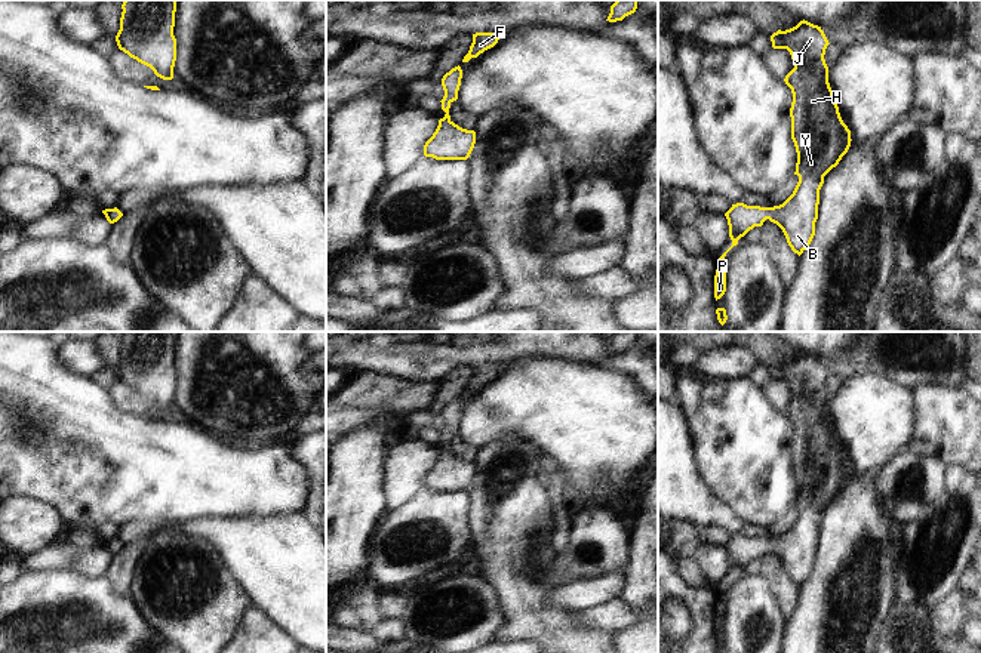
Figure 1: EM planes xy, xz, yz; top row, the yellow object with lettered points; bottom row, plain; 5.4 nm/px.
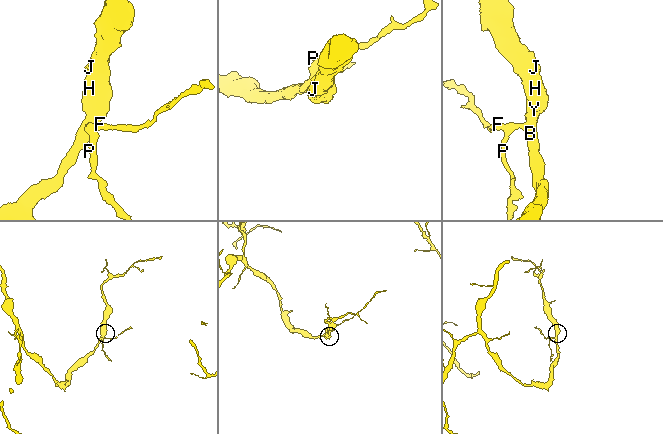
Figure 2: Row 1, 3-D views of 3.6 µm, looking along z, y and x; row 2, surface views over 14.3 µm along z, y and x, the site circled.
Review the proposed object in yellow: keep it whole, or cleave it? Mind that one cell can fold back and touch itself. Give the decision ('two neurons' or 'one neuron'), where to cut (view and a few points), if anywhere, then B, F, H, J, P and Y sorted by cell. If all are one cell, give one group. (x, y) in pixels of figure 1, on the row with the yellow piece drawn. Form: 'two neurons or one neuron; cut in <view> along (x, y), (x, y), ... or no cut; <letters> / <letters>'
one neuron; no cut; B F H J P Y

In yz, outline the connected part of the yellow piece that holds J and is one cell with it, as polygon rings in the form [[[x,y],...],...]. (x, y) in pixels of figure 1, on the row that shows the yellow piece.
[[[803,19],[790,30],[774,33],[771,41],[774,49],[787,49],[794,64],[784,81],[793,93],[790,117],[791,139],[797,153],[794,175],[799,176],[799,182],[793,194],[779,206],[736,203],[725,213],[732,246],[717,261],[716,301],[726,292],[726,253],[766,219],[782,230],[794,253],[800,256],[808,249],[815,235],[824,176],[839,164],[852,141],[828,83],[824,55],[830,43],[821,27]]]

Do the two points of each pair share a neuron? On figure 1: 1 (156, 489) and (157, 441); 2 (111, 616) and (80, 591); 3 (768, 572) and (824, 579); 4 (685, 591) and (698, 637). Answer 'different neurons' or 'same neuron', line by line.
1: same neuron
2: same neuron
3: different neurons
4: same neuron

